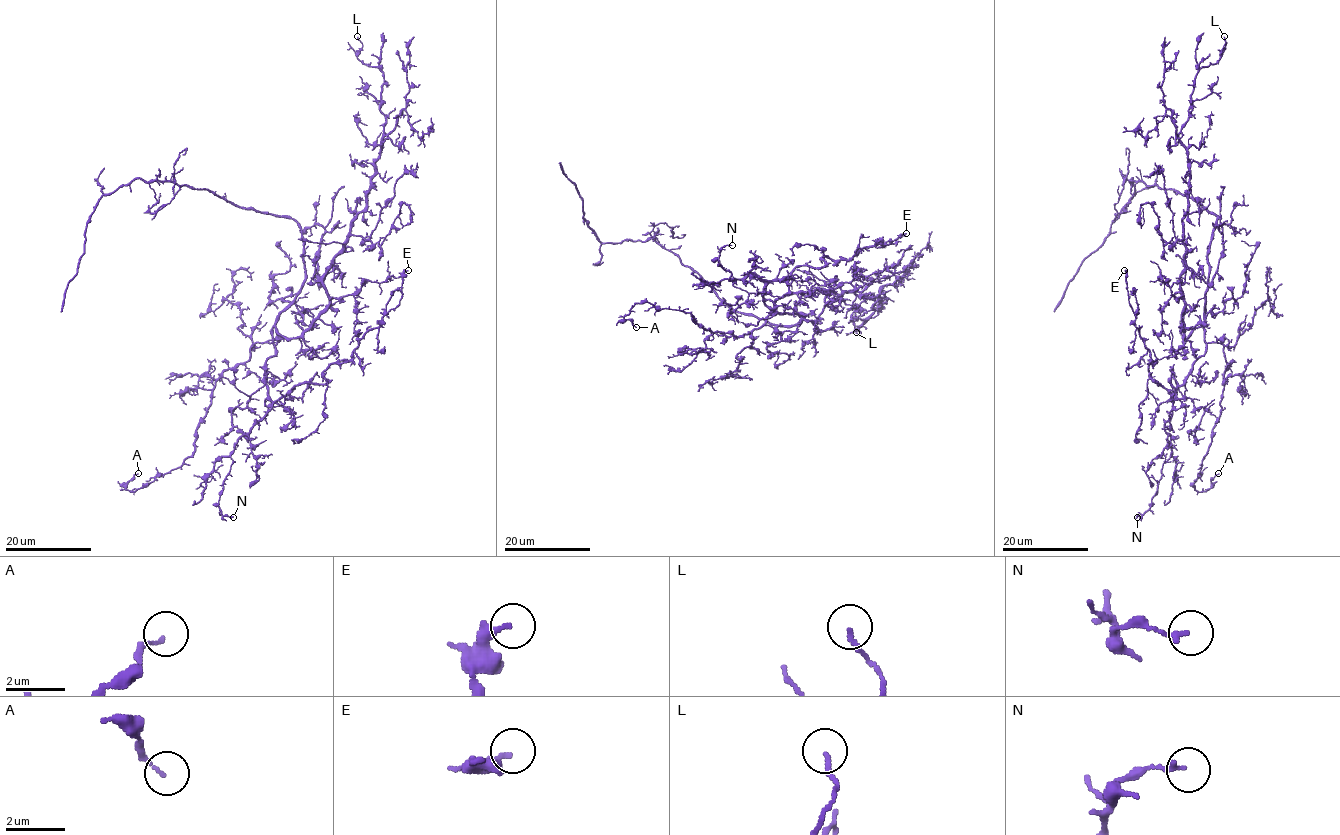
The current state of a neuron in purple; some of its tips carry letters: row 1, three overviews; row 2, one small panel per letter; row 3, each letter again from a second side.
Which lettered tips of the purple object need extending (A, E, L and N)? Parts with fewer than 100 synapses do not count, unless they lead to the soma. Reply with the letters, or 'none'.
none

